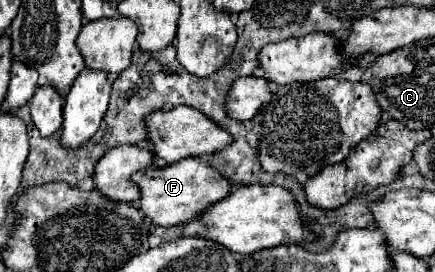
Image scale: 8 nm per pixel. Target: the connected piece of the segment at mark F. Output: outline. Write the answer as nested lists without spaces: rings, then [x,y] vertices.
[[[185,158],[171,166],[143,168],[131,176],[133,184],[139,188],[139,210],[149,216],[159,226],[185,224],[201,216],[209,204],[219,202],[229,194],[229,180],[219,176],[207,162],[201,158]]]

